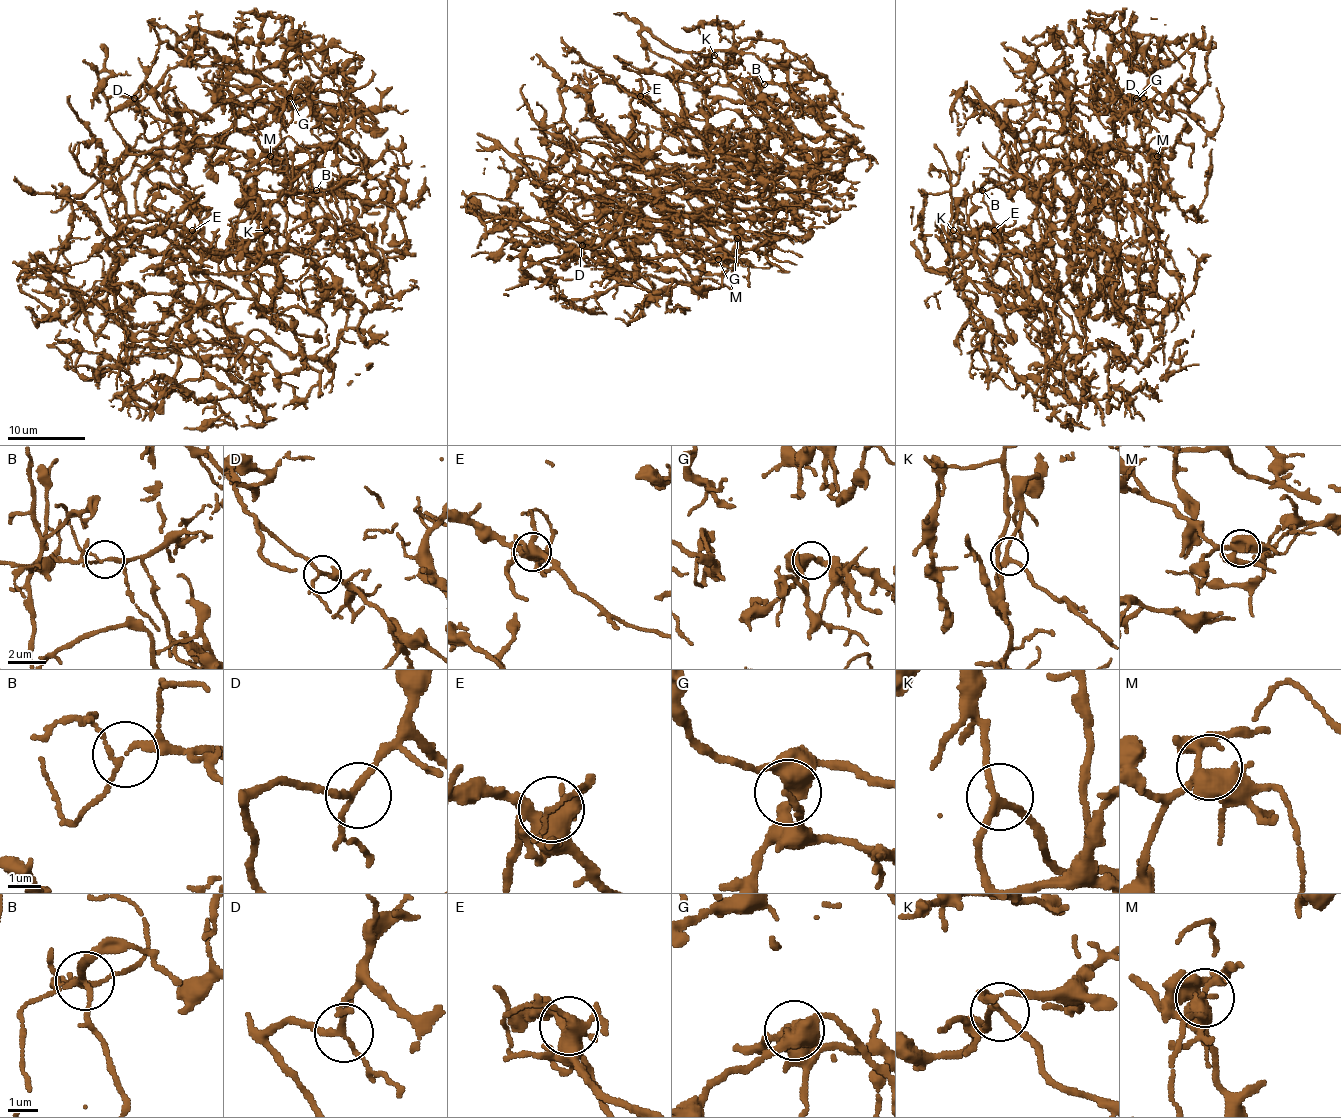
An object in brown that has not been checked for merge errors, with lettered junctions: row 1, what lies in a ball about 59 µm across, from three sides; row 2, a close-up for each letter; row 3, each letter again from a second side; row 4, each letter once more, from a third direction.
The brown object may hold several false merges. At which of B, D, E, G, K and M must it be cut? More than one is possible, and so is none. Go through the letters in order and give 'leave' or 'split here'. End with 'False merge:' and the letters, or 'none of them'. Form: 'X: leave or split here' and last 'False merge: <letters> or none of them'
B: leave
D: leave
E: leave
G: leave
K: leave
M: leave
False merge: none of them

